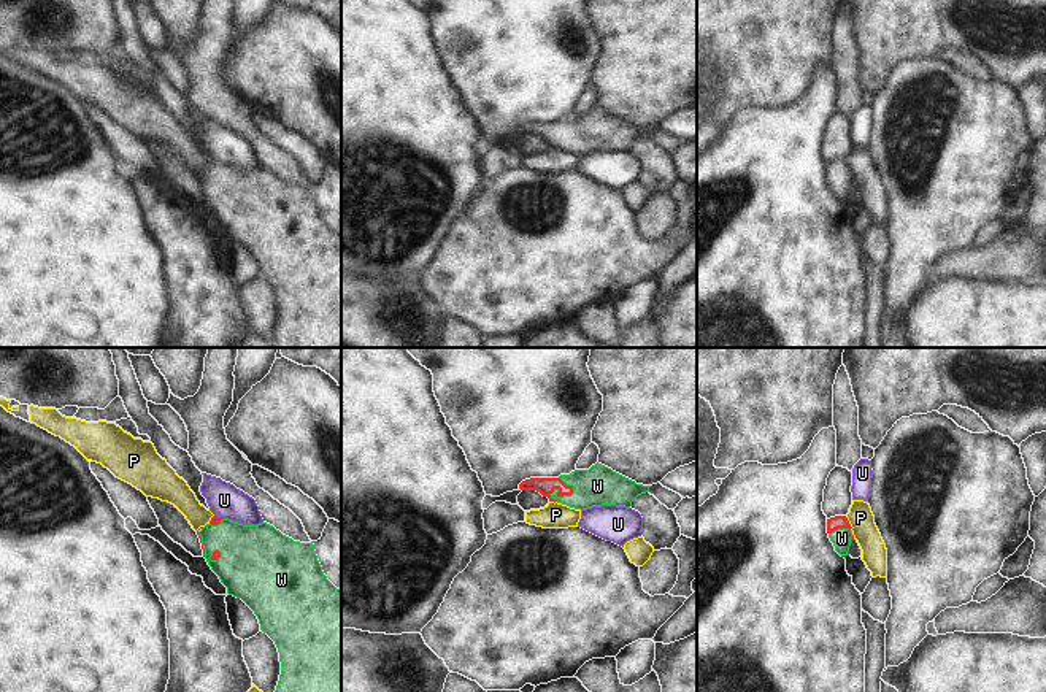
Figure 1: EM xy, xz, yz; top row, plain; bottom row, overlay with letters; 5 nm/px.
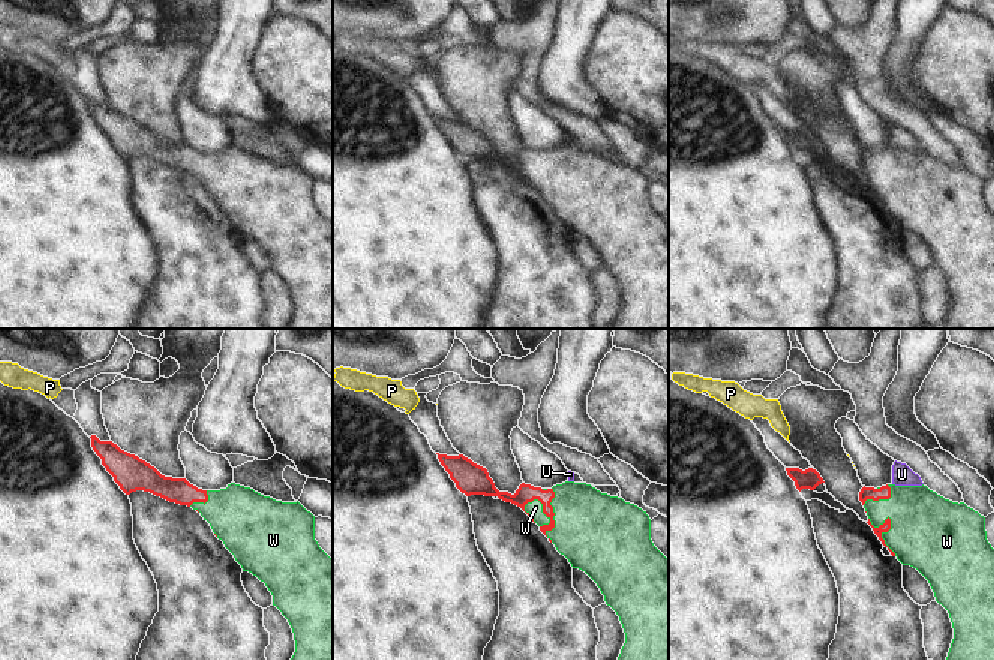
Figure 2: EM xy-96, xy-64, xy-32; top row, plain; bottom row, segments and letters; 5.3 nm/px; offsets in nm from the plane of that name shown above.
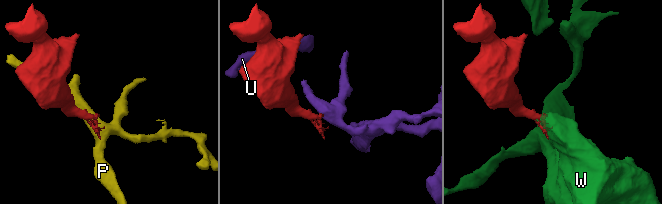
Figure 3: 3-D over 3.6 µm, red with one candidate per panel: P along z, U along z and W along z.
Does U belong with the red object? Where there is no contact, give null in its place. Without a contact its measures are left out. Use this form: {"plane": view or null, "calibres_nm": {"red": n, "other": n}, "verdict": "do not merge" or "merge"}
{"plane": "xy", "calibres_nm": {"red": 50, "other": 170}, "verdict": "do not merge"}

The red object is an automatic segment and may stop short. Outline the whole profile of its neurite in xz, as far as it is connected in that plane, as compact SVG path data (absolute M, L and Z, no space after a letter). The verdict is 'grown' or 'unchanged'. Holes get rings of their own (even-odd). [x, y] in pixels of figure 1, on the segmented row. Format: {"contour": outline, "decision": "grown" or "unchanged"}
{"contour": "M598 462L589 470L575 470L559 478L530 478L519 484L521 490L536 490L549 502L581 511L602 505L630 508L638 495L649 492L649 487L636 484Z", "decision": "grown"}

